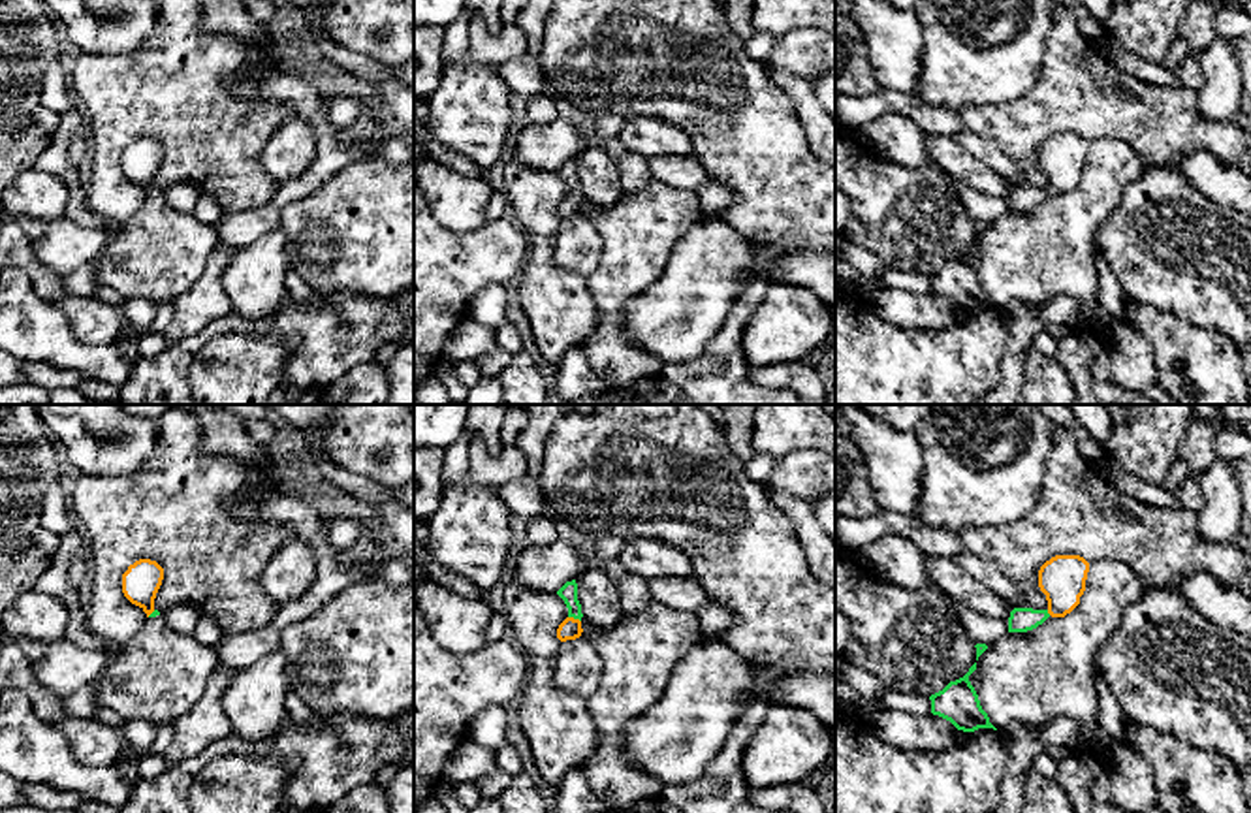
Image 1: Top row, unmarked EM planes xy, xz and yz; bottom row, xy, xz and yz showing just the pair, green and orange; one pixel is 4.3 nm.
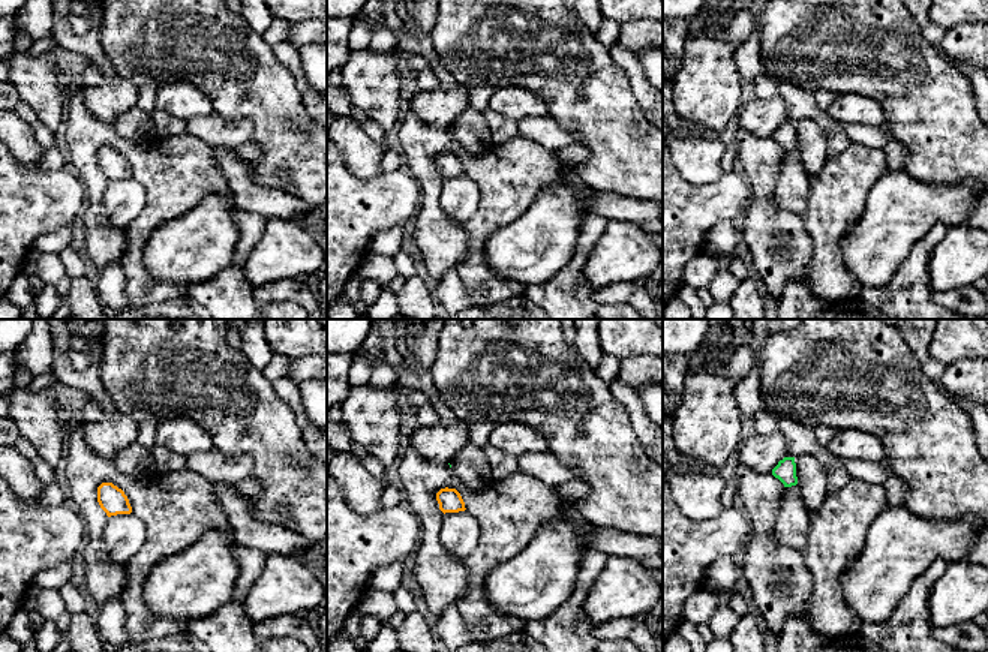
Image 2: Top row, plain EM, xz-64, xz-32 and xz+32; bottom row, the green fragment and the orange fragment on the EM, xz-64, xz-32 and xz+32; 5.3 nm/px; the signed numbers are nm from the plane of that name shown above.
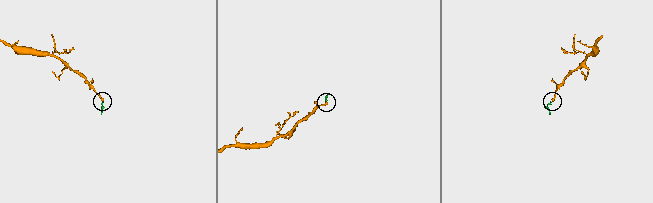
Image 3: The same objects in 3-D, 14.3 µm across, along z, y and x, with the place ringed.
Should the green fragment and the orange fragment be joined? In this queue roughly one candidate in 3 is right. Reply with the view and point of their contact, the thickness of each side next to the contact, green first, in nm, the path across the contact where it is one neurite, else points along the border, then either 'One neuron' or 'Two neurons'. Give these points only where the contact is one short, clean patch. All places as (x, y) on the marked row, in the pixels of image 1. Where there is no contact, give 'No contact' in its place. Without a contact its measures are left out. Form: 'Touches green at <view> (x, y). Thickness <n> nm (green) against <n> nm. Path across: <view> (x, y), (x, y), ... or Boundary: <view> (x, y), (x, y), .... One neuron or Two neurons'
Touches green at xz (574, 618). Thickness 80 nm (green) against 90 nm. Path across: xz (569, 591), (574, 618), (570, 629). One neuron

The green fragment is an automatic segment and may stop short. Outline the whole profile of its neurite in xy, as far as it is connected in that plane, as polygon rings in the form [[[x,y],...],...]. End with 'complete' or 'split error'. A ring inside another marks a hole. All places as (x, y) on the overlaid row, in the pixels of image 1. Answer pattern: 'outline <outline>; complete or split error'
outline [[[139,559],[122,574],[124,597],[139,606],[147,617],[156,617],[160,612],[154,608],[156,593],[164,580],[164,568],[150,559]]]; split error

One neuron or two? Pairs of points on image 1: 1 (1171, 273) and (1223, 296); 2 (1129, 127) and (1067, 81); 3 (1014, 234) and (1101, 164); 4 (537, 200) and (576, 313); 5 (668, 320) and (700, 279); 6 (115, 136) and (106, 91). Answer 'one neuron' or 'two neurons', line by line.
1: one neuron
2: one neuron
3: one neuron
4: one neuron
5: one neuron
6: one neuron

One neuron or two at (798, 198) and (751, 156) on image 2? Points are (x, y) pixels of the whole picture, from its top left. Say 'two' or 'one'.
two

